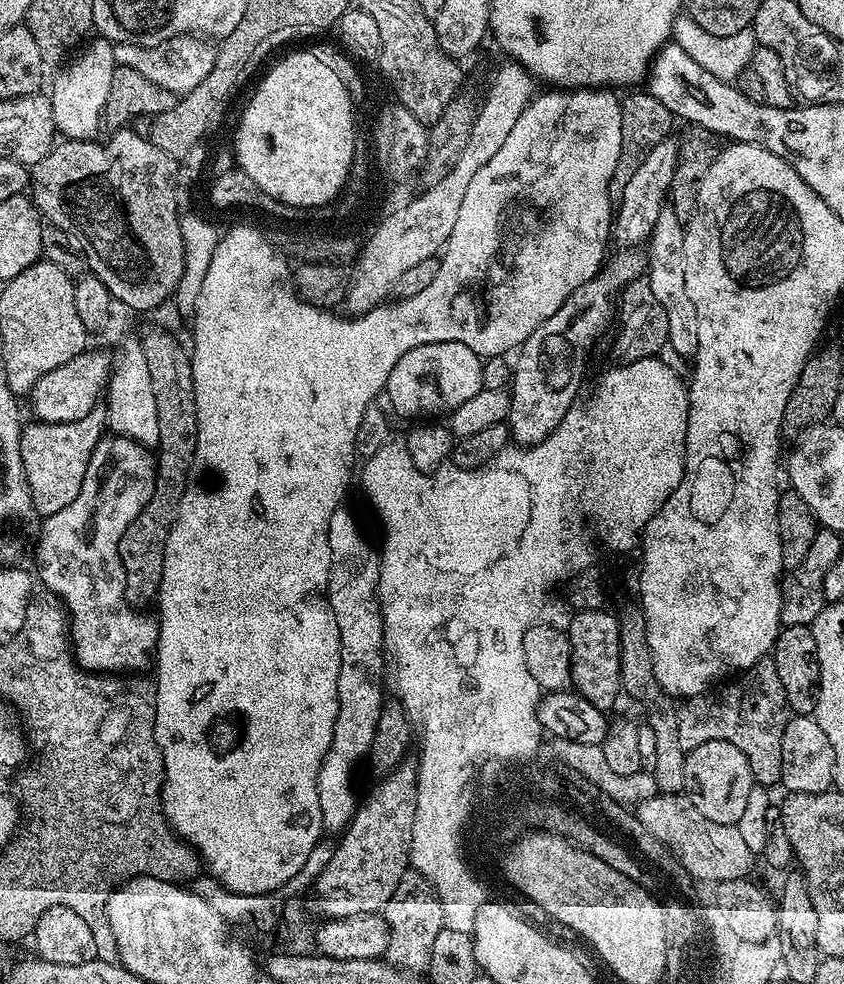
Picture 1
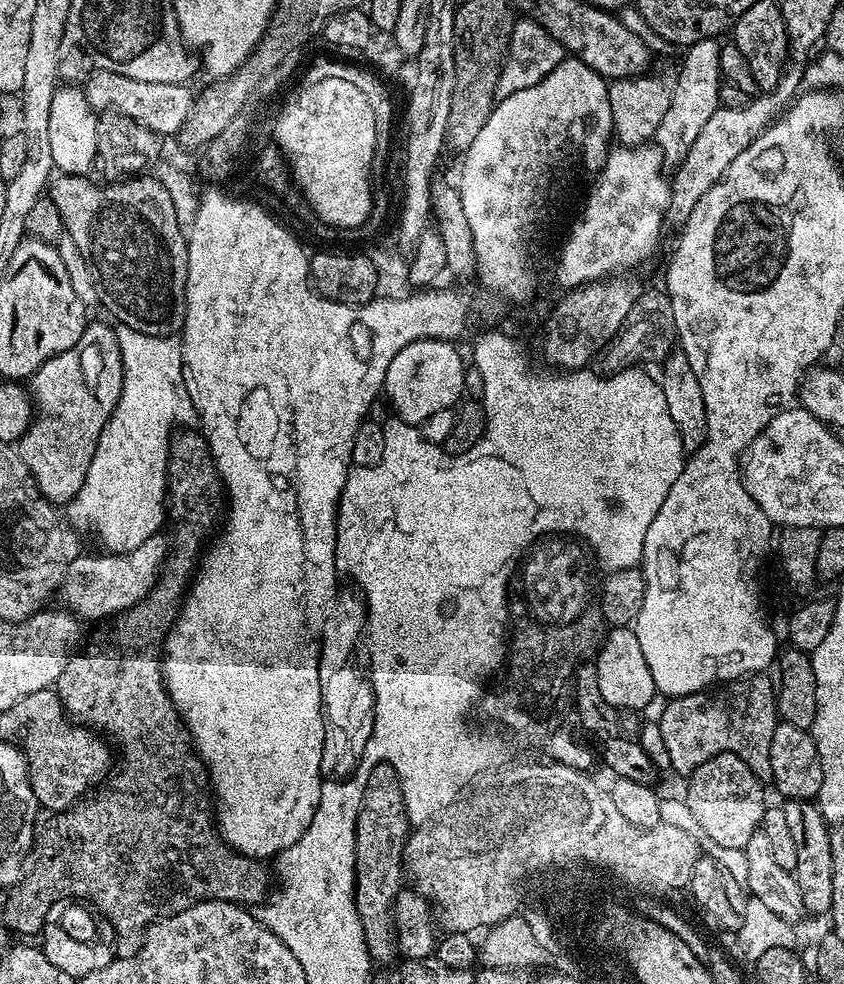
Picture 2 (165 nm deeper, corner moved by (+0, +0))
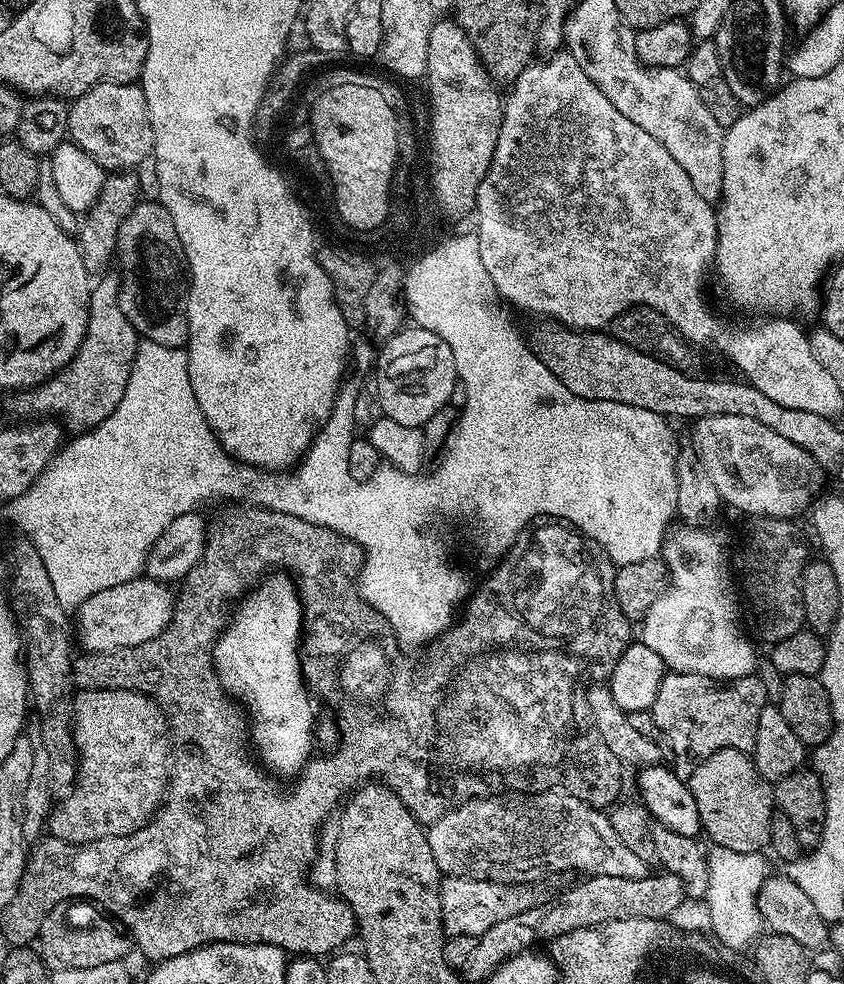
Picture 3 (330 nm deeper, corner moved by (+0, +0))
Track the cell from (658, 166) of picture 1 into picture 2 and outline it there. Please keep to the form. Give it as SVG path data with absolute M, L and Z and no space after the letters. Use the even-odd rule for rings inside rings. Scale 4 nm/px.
M716 38L689 44L684 61L678 64L674 94L654 137L655 147L664 156L665 165L675 166L682 162L682 158L686 158L686 150L690 150L690 146L694 146L694 138L698 138L698 130L702 130L702 126L706 126L710 119L710 114L721 107L720 46L721 41Z

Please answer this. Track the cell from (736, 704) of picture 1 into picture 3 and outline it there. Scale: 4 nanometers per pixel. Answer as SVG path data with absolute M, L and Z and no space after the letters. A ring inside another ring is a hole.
M669 671L662 678L662 686L658 686L658 698L654 698L654 706L650 711L661 737L665 741L668 739L668 744L672 747L673 754L676 755L674 770L678 778L687 780L706 757L718 750L733 748L739 752L751 753L756 746L758 718L762 710L769 707L769 704L768 688L756 674L743 676L737 680L702 682L702 677L698 674Z

